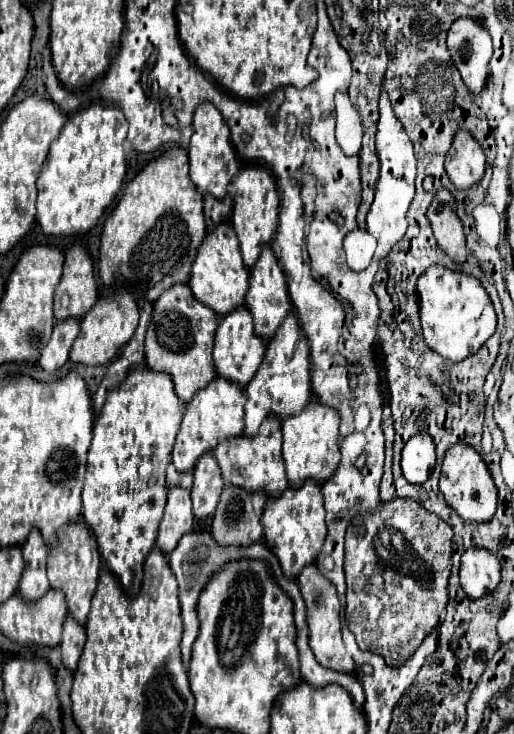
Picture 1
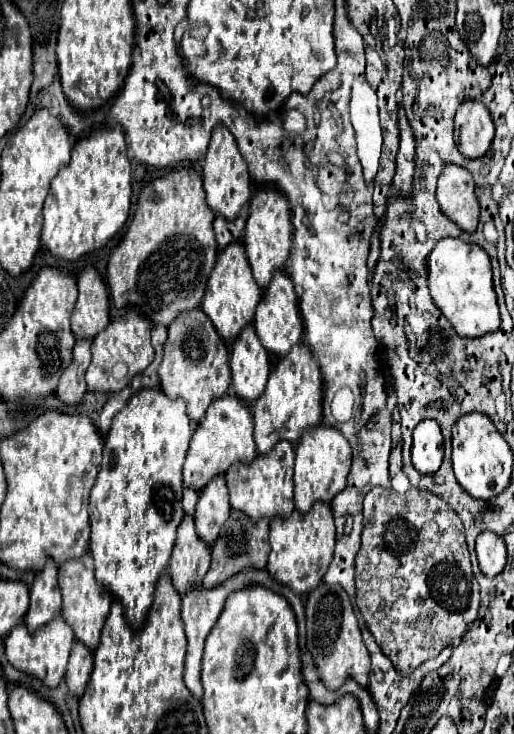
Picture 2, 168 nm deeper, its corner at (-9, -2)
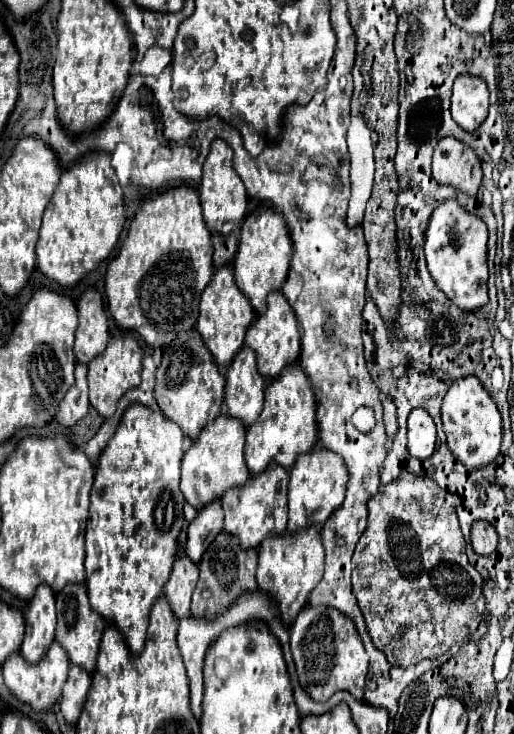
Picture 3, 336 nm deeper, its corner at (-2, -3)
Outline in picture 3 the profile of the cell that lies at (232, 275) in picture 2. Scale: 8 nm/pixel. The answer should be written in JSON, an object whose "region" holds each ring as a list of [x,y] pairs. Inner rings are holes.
{"region":[[[222,265],[214,271],[210,285],[202,293],[200,301],[200,317],[196,323],[196,331],[204,337],[204,343],[218,365],[228,365],[232,357],[242,349],[244,345],[244,333],[254,321],[254,309],[248,301],[248,297],[238,289],[230,265]]]}

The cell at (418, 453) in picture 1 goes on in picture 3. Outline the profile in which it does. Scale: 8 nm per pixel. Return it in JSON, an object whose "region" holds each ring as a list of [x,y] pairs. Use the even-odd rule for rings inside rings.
{"region":[[[414,409],[408,415],[408,451],[414,459],[426,461],[436,449],[436,427],[424,409]]]}

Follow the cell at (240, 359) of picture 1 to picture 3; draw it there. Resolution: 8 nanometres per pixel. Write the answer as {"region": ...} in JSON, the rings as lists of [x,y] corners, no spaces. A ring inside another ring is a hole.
{"region":[[[242,347],[238,351],[238,355],[232,359],[232,363],[228,365],[224,393],[226,393],[226,405],[228,405],[230,417],[240,419],[244,425],[250,425],[250,423],[254,423],[254,419],[258,419],[258,415],[262,411],[262,403],[264,403],[264,379],[258,373],[256,357],[250,347]]]}

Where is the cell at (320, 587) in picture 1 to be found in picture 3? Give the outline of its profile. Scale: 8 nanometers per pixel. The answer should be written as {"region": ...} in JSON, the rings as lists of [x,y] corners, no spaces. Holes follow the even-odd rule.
{"region":[[[306,605],[290,627],[290,647],[298,669],[300,685],[316,701],[328,701],[334,691],[350,691],[362,699],[368,673],[368,653],[350,617],[330,605]]]}

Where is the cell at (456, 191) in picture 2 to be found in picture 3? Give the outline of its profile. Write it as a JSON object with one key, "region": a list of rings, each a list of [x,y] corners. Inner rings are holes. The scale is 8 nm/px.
{"region":[[[444,137],[434,149],[432,175],[440,185],[454,187],[468,197],[476,197],[482,181],[480,161],[470,147],[454,137]]]}

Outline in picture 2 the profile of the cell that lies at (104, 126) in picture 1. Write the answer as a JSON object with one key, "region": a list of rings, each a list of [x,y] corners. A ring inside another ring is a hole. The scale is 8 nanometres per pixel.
{"region":[[[121,126],[97,130],[85,140],[77,140],[71,150],[71,162],[51,182],[51,190],[43,204],[43,246],[59,260],[77,262],[81,256],[107,246],[125,226],[131,208],[131,162],[127,158],[127,140]]]}

